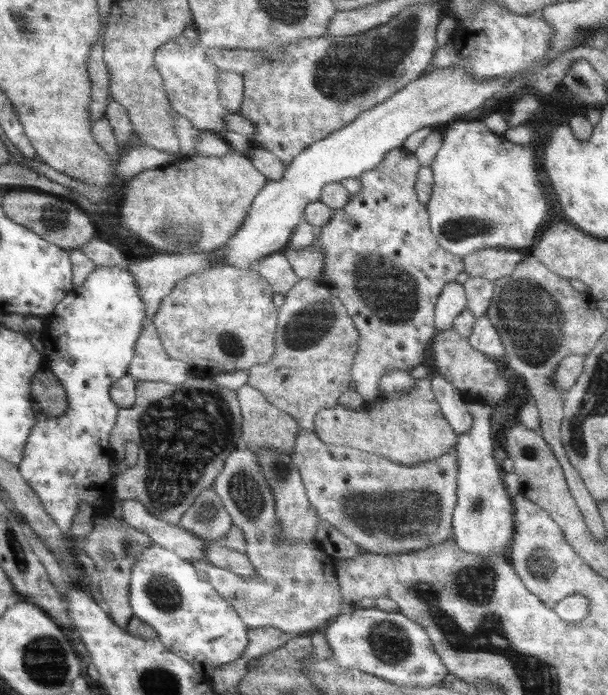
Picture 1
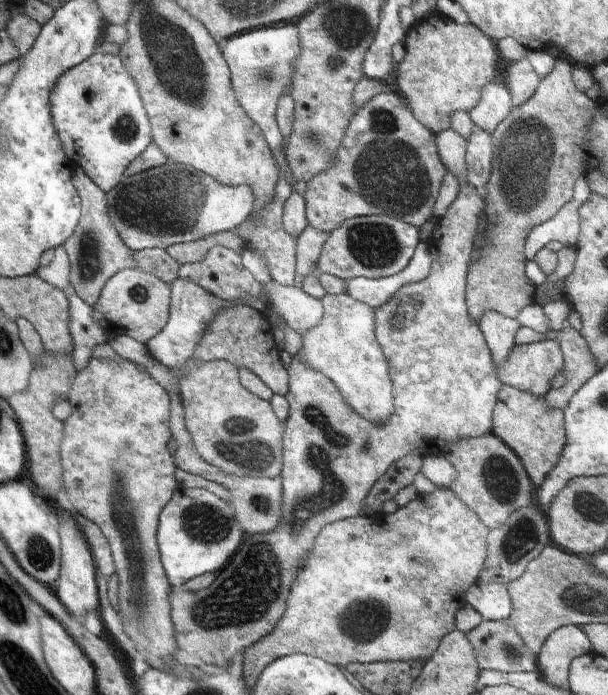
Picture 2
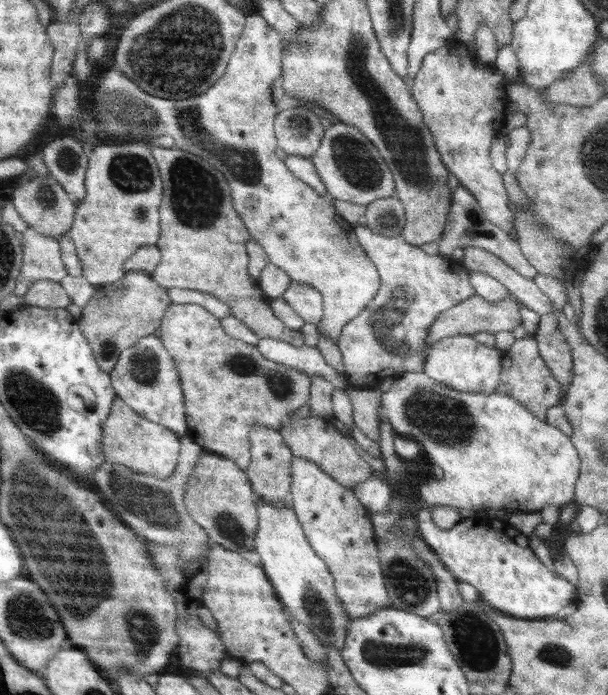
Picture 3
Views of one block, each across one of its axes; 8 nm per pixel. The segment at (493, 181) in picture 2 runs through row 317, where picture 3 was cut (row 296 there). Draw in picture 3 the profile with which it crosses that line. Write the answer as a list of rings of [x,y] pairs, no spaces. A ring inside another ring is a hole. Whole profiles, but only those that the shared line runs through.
[[[474,293],[470,299],[442,311],[440,316],[434,320],[434,324],[428,330],[428,338],[426,338],[426,346],[430,348],[436,341],[442,338],[453,337],[454,335],[470,335],[473,336],[476,332],[511,332],[518,328],[521,324],[520,304],[515,295],[508,295],[498,302],[490,302],[482,296]]]

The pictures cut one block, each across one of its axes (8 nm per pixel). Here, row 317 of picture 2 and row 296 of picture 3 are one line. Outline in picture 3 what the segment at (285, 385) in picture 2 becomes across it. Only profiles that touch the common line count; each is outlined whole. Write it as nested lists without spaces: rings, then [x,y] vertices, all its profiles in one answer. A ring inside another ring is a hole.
[[[152,144],[149,150],[155,158],[163,182],[163,199],[159,208],[161,231],[155,244],[160,250],[161,260],[152,274],[154,281],[168,290],[171,288],[190,289],[211,294],[230,305],[232,316],[243,322],[259,338],[283,340],[298,348],[304,346],[302,332],[284,326],[284,323],[273,313],[269,299],[260,290],[258,280],[252,280],[248,274],[249,257],[246,244],[251,236],[238,212],[234,210],[232,190],[224,174],[220,174],[214,166],[210,166],[202,158],[175,146],[165,148]]]

